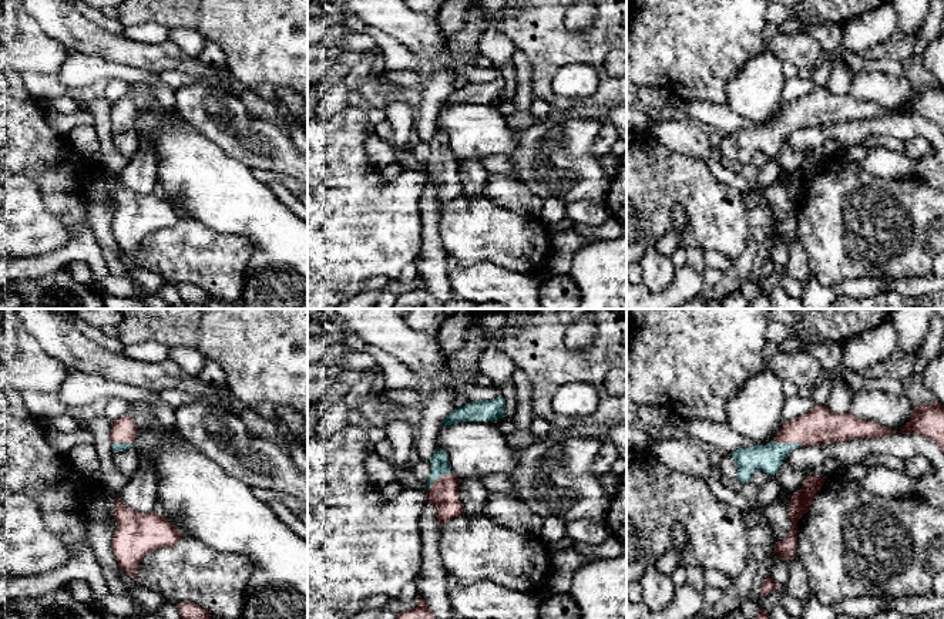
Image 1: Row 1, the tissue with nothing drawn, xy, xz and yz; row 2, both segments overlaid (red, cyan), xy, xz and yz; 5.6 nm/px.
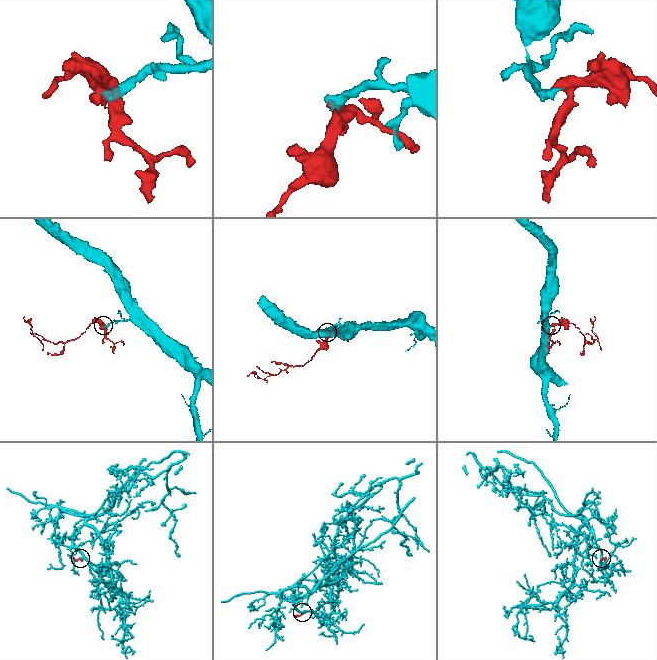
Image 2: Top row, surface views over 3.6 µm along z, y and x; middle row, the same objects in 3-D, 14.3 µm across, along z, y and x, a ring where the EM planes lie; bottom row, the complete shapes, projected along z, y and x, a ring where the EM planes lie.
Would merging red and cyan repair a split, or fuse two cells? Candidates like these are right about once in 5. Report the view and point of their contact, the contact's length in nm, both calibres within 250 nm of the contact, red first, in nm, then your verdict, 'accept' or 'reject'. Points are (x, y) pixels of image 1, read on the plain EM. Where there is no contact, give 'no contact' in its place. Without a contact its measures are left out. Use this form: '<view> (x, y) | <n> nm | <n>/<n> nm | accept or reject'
yz (789, 123) | 180 nm | 200/160 nm | accept

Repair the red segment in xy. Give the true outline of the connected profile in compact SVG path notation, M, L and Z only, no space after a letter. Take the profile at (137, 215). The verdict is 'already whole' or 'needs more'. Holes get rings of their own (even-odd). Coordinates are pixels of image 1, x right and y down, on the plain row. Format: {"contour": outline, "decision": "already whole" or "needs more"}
{"contour": "M120 178L115 181L114 196L117 211L112 219L114 238L125 256L137 262L141 240L154 231L175 228L181 215L167 198L154 192L135 194L124 186Z", "decision": "already whole"}

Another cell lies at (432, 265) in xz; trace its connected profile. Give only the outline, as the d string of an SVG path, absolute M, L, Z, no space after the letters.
M427 182L421 194L420 215L423 243L414 265L431 296L444 305L453 296L453 290L447 272L447 253L440 238L441 206L431 182Z

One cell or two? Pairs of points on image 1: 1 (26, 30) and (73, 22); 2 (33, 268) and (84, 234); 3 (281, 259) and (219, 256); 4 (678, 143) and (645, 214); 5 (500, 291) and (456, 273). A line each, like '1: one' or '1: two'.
1: two
2: one
3: two
4: two
5: one

